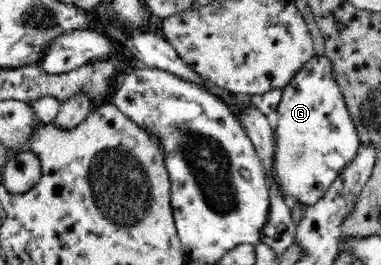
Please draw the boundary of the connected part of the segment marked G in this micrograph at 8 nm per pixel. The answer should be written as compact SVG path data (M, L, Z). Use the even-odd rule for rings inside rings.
M315 55L307 60L306 64L298 70L298 74L290 80L290 84L286 84L283 88L283 94L281 96L281 101L277 108L277 129L274 131L274 139L276 139L276 150L274 150L274 177L276 177L276 183L278 183L279 188L285 194L285 201L288 197L295 199L295 204L300 203L303 209L308 208L316 202L320 202L324 198L324 194L328 191L330 185L336 180L340 175L342 170L346 168L351 160L354 160L358 149L360 148L360 137L358 137L358 131L356 130L356 125L354 121L350 118L350 111L347 109L347 104L344 100L344 95L342 94L340 85L334 79L332 63L326 55Z

